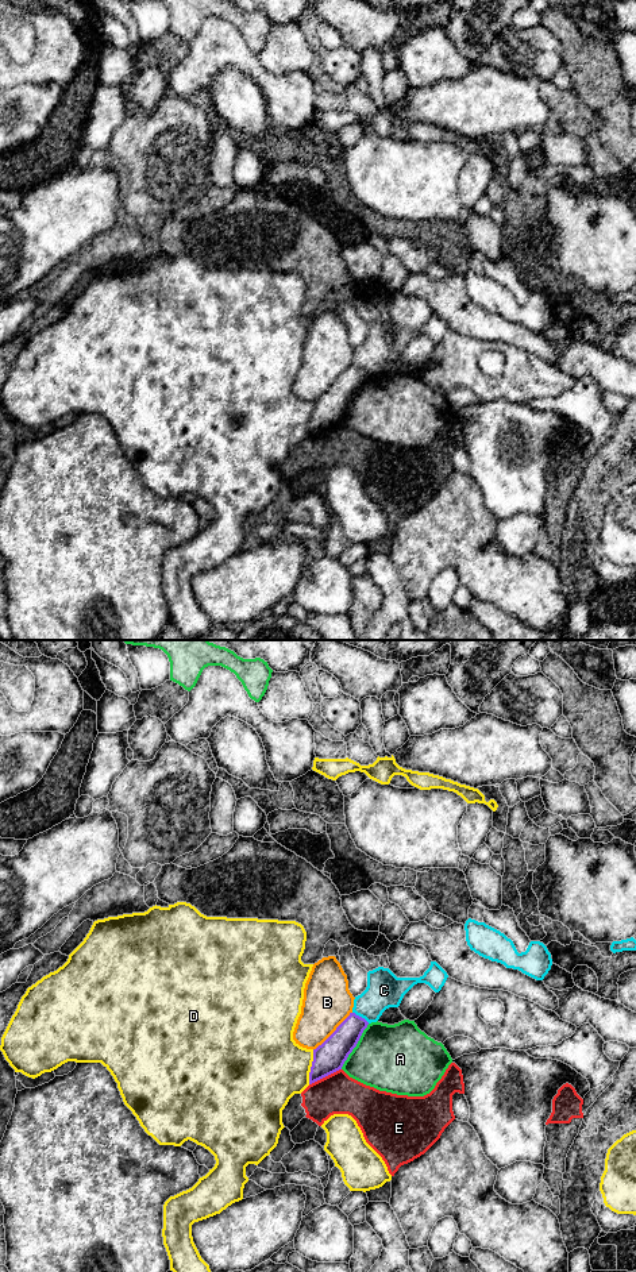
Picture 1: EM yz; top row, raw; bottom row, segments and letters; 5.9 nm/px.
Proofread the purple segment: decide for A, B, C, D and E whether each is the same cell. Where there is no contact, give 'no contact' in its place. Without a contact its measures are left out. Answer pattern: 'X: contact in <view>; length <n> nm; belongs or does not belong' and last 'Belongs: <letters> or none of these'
A: contact in yz; length 320 nm; does not belong
B: contact in yz; length 320 nm; does not belong
C: contact in yz; length 120 nm; does not belong
D: contact in yz; length 220 nm; does not belong
E: contact in yz; length 220 nm; does not belong
Belongs: none of these

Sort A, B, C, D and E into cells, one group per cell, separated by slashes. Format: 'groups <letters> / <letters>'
groups A / B / C / D / E

